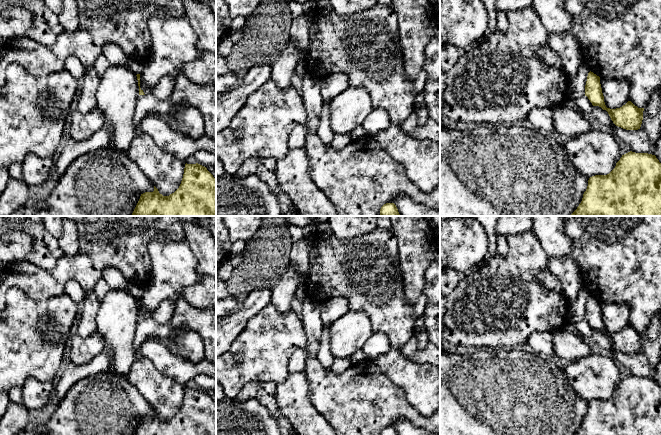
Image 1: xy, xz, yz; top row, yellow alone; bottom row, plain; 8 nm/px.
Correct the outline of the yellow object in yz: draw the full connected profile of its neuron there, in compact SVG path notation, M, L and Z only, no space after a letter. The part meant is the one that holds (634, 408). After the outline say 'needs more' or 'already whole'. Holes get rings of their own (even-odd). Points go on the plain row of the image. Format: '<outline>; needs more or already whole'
M628 376L607 399L589 402L583 422L575 435L661 435L661 387L655 379Z; already whole

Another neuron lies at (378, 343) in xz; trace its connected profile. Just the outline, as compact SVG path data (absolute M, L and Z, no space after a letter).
M373 333L361 350L367 355L368 359L372 360L378 355L387 352L390 347L390 341L385 334Z

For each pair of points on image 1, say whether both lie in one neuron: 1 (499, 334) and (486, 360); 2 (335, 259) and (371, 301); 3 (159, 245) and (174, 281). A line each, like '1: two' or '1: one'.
1: two
2: one
3: one

